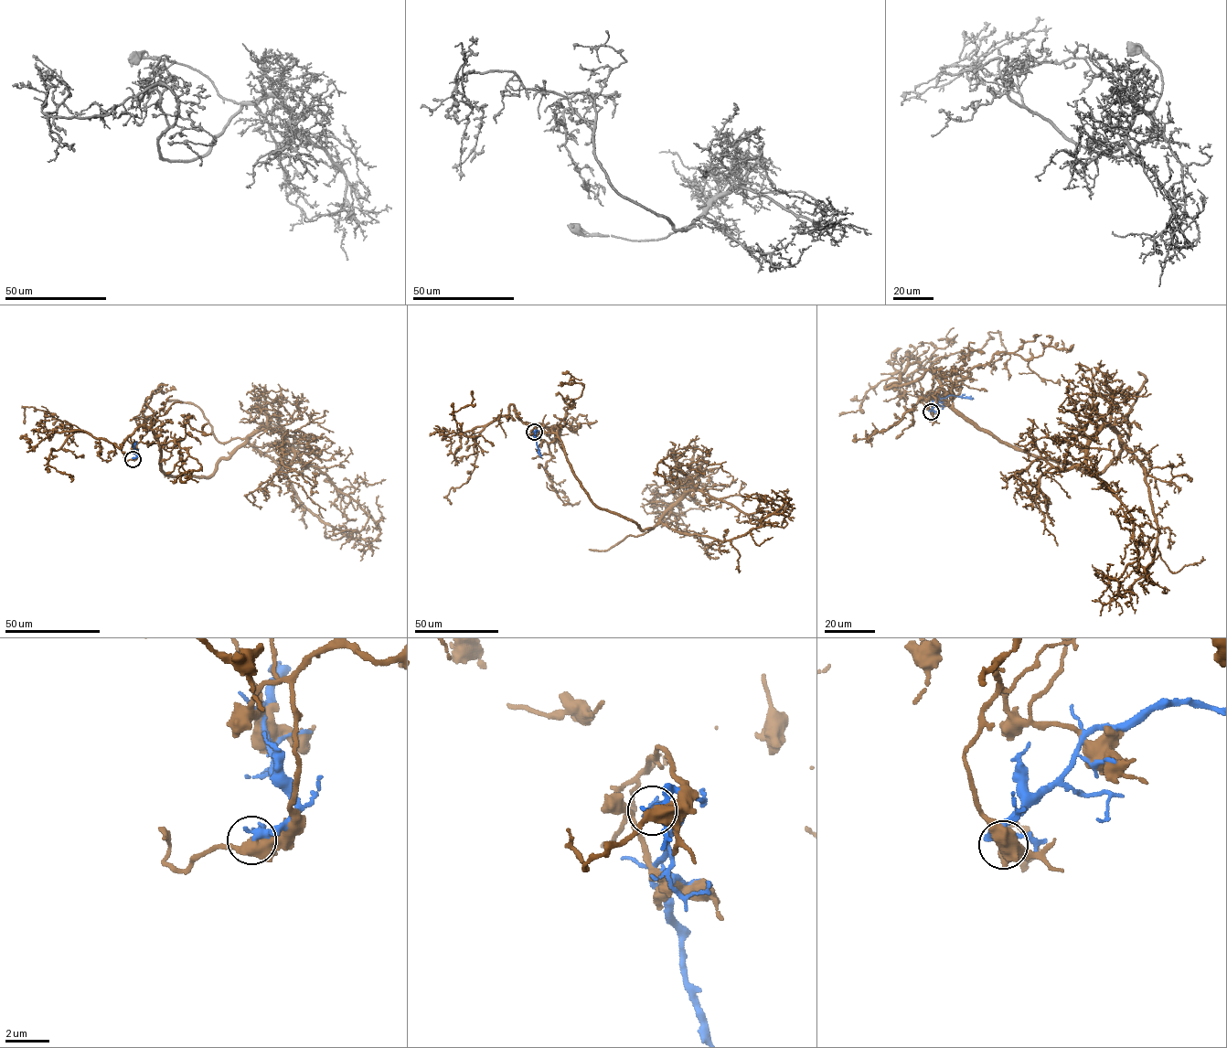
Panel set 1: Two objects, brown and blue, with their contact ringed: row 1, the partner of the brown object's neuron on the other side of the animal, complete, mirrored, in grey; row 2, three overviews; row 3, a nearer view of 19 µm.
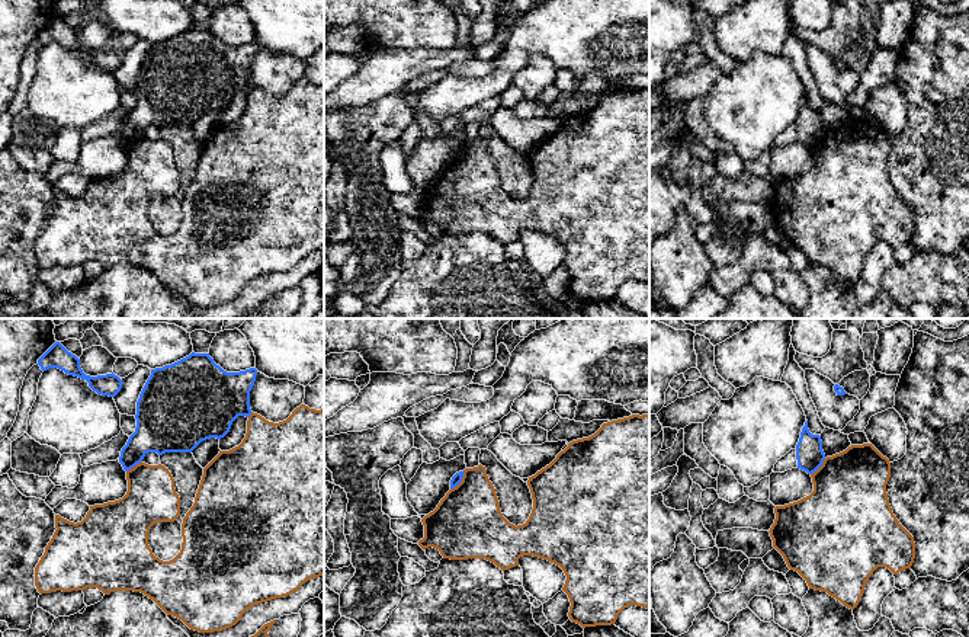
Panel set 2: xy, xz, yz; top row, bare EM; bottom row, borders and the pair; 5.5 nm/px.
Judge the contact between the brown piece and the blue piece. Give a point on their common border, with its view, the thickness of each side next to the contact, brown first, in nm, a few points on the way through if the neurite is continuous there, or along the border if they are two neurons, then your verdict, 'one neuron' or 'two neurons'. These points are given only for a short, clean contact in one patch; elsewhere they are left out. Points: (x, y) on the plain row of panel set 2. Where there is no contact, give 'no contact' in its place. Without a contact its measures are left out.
contact xz (462, 154); calibres 380 and 60 nm; two neurons

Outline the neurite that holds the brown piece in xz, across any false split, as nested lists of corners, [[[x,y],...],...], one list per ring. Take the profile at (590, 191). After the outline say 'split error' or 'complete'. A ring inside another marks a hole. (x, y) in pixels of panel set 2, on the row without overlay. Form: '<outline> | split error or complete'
[[[649,87],[603,97],[594,109],[569,116],[549,140],[529,151],[527,160],[533,183],[529,193],[516,201],[503,191],[485,141],[465,143],[462,156],[421,193],[424,212],[418,220],[433,221],[450,234],[485,233],[503,246],[519,240],[522,230],[559,240],[567,250],[562,265],[571,276],[568,291],[583,303],[612,300],[629,279],[649,284]]] | complete

